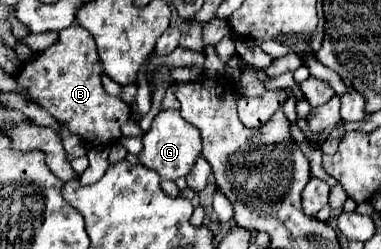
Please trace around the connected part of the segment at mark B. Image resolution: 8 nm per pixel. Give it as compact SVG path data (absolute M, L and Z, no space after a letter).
M70 26L60 30L60 38L50 48L22 64L20 74L16 74L16 82L32 102L52 114L70 130L70 134L80 136L92 148L102 148L112 146L122 138L120 128L128 122L131 107L120 98L106 94L100 84L100 74L102 66L92 36L82 26Z

